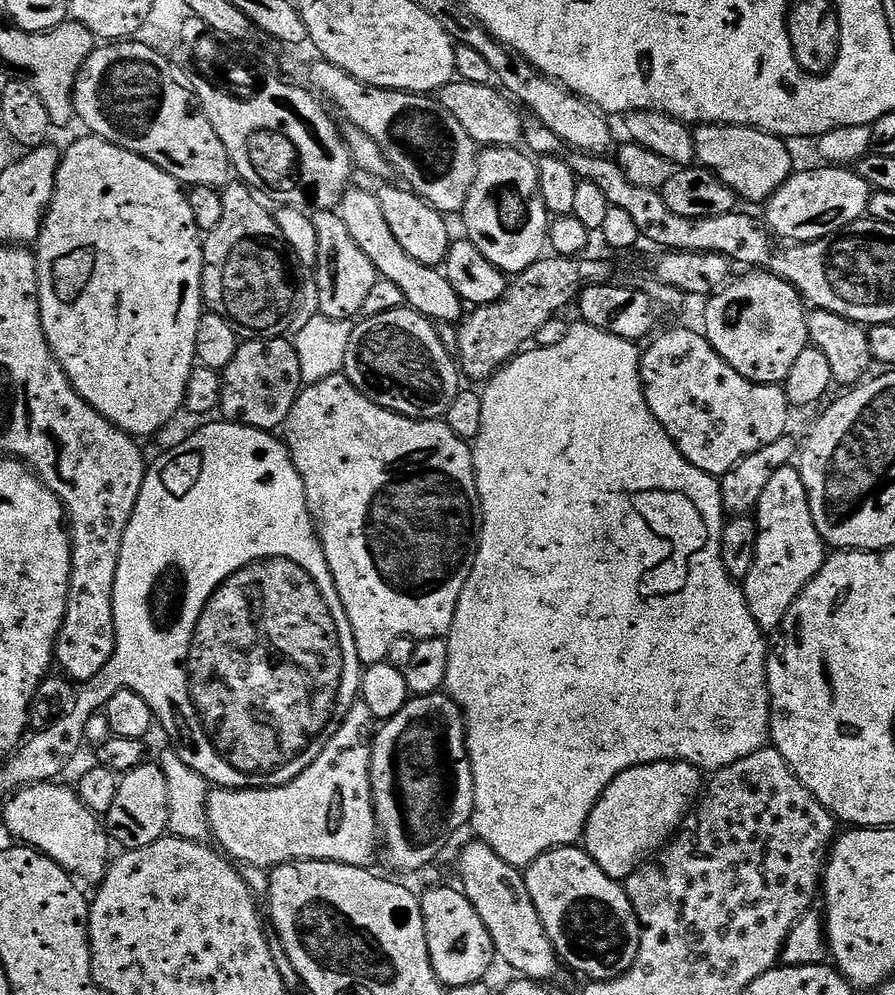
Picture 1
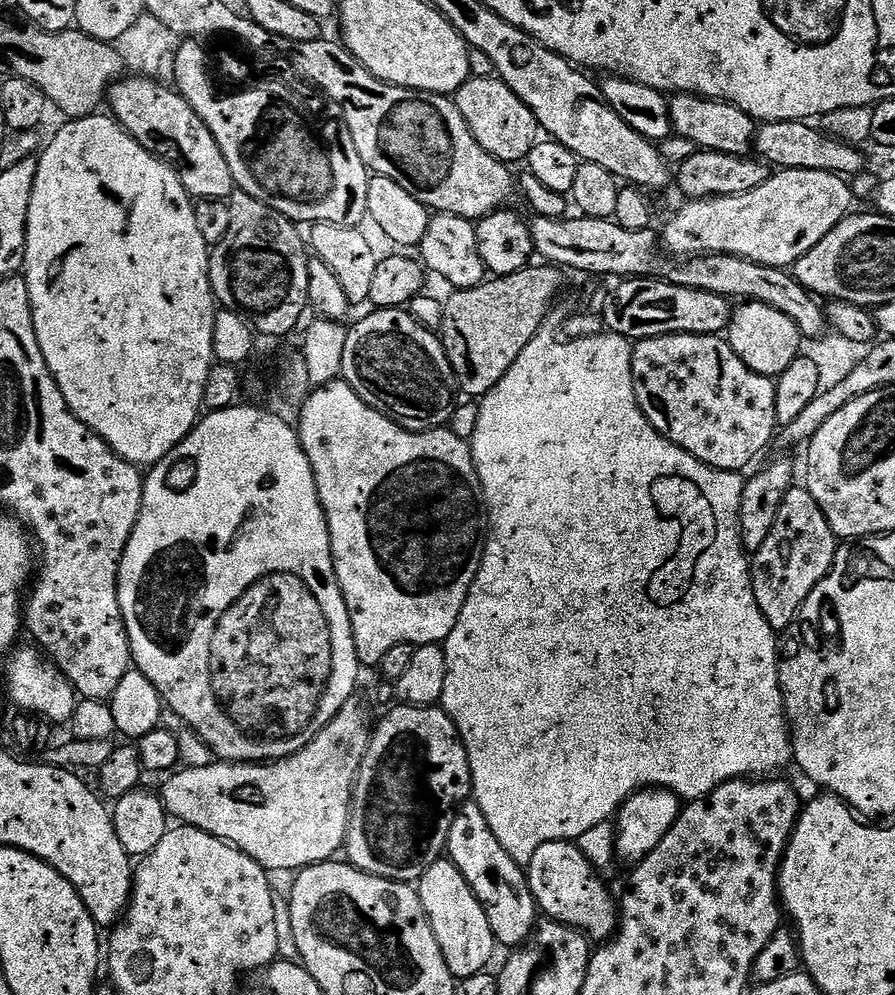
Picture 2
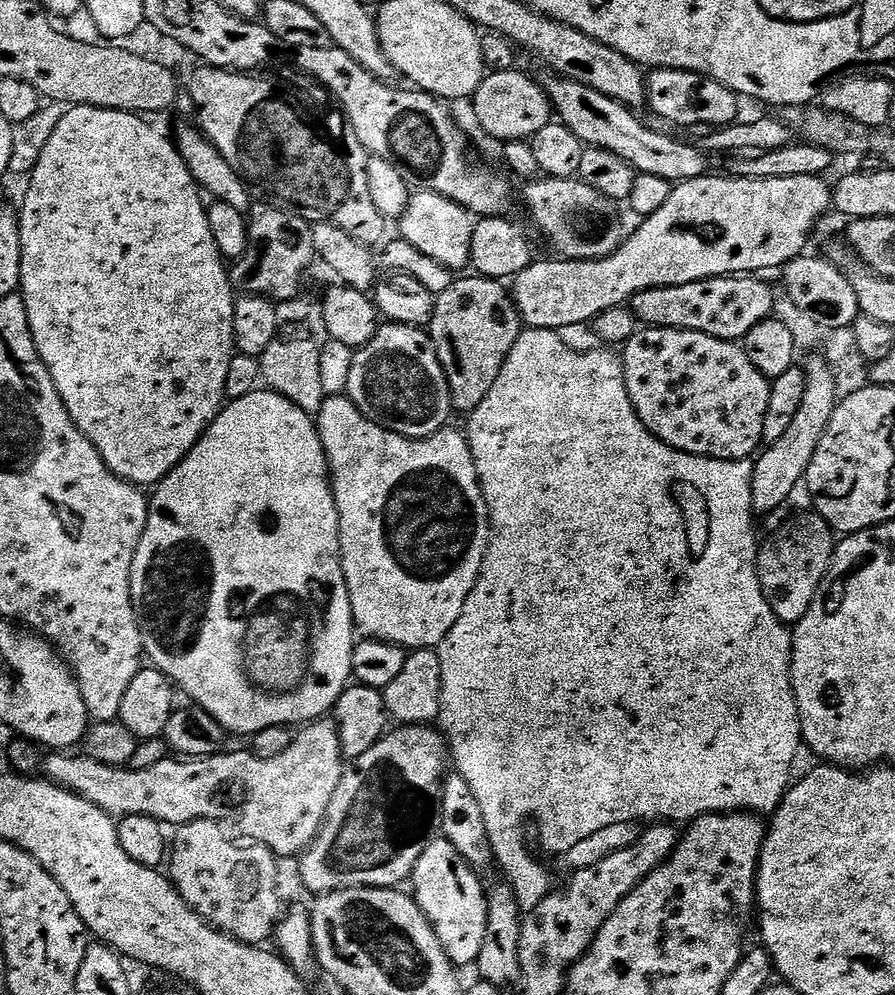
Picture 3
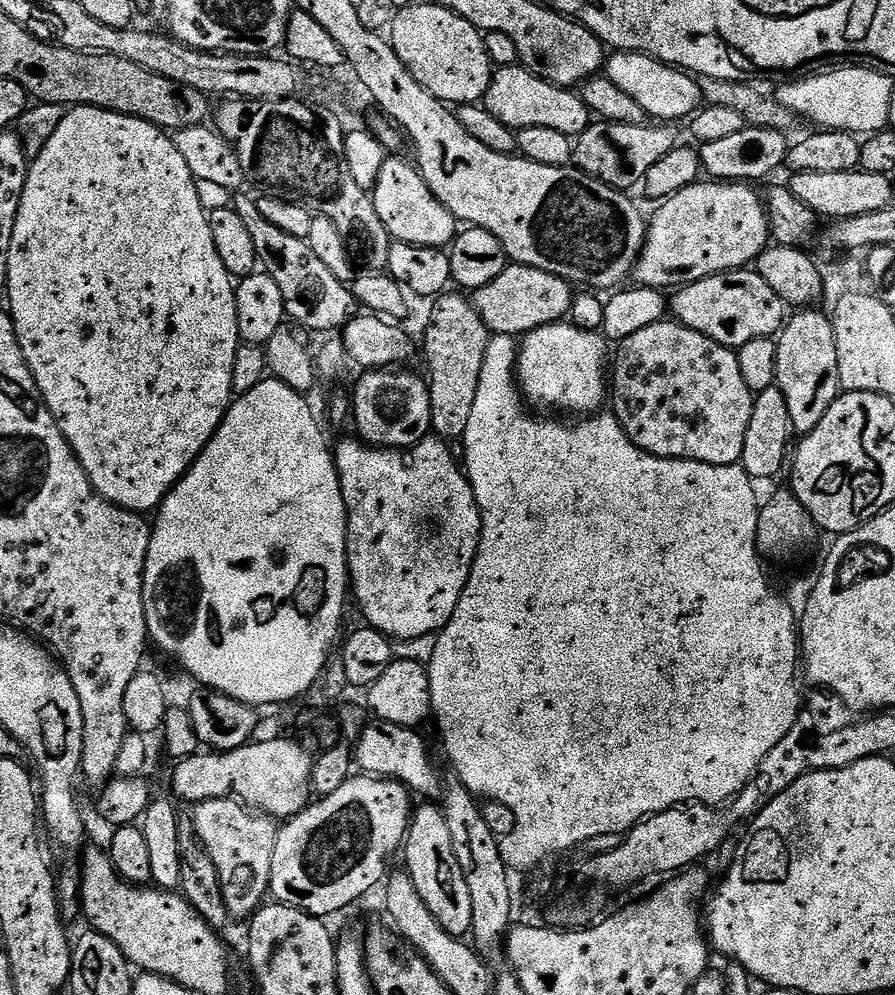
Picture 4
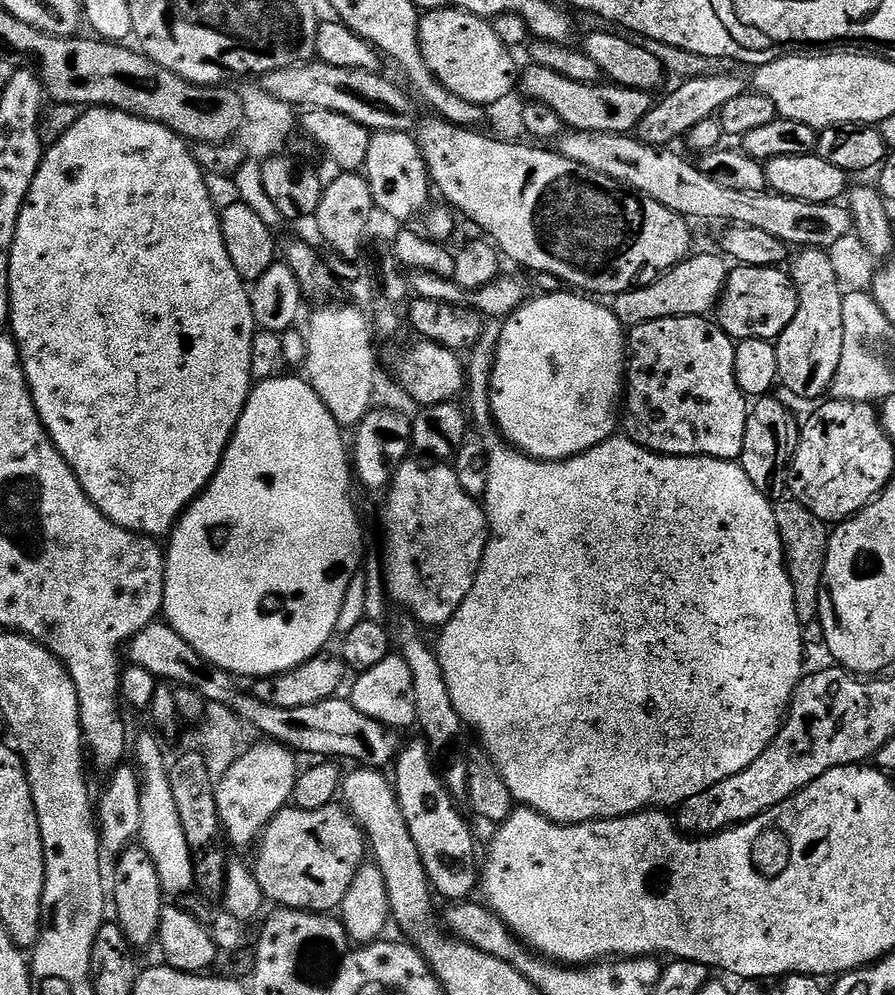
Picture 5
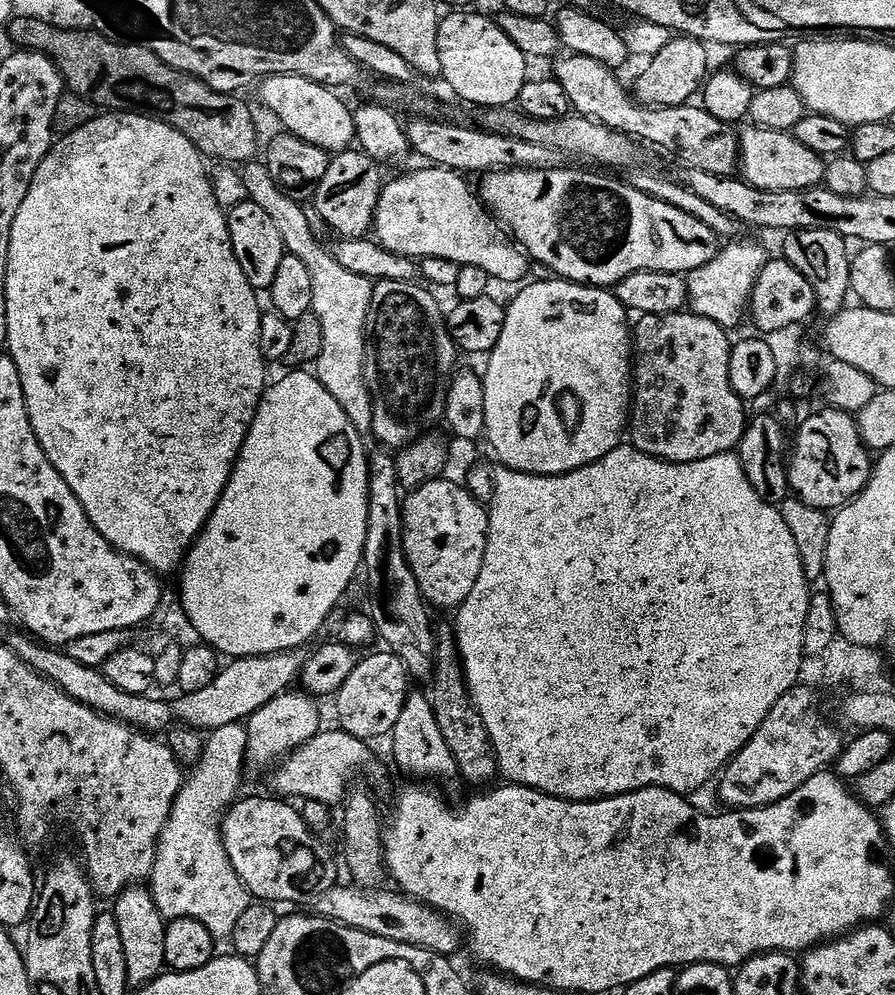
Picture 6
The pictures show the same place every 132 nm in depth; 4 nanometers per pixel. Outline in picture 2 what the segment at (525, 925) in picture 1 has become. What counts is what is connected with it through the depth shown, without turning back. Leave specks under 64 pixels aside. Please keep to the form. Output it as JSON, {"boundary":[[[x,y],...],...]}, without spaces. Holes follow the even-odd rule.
{"boundary":[[[474,800],[465,801],[456,812],[448,835],[447,857],[466,878],[467,884],[474,890],[478,902],[486,910],[486,922],[494,934],[497,945],[512,944],[519,946],[532,935],[538,923],[536,900],[528,885],[525,869],[502,850],[502,842],[494,838],[490,822]]]}

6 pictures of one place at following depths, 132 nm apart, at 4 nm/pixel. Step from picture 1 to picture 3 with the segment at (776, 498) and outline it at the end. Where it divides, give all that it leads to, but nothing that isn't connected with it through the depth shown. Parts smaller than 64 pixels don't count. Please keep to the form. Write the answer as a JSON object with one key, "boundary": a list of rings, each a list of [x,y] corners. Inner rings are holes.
{"boundary":[[[807,511],[786,521],[765,544],[763,541],[759,545],[756,553],[756,573],[762,594],[777,618],[789,626],[800,621],[810,602],[814,602],[814,594],[818,594],[824,575],[832,565],[837,546],[837,541],[832,540],[833,528],[815,511]]]}

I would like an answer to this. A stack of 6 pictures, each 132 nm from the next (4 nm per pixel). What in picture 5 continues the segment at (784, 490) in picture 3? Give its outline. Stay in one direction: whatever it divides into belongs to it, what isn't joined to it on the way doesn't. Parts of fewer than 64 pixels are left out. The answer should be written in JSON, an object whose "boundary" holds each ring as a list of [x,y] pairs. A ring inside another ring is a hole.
{"boundary":[[[802,248],[791,257],[790,275],[796,285],[798,310],[775,341],[778,354],[779,383],[785,384],[796,396],[804,400],[819,401],[835,380],[842,359],[843,326],[842,304],[845,293],[834,270],[829,253],[823,248]]]}

